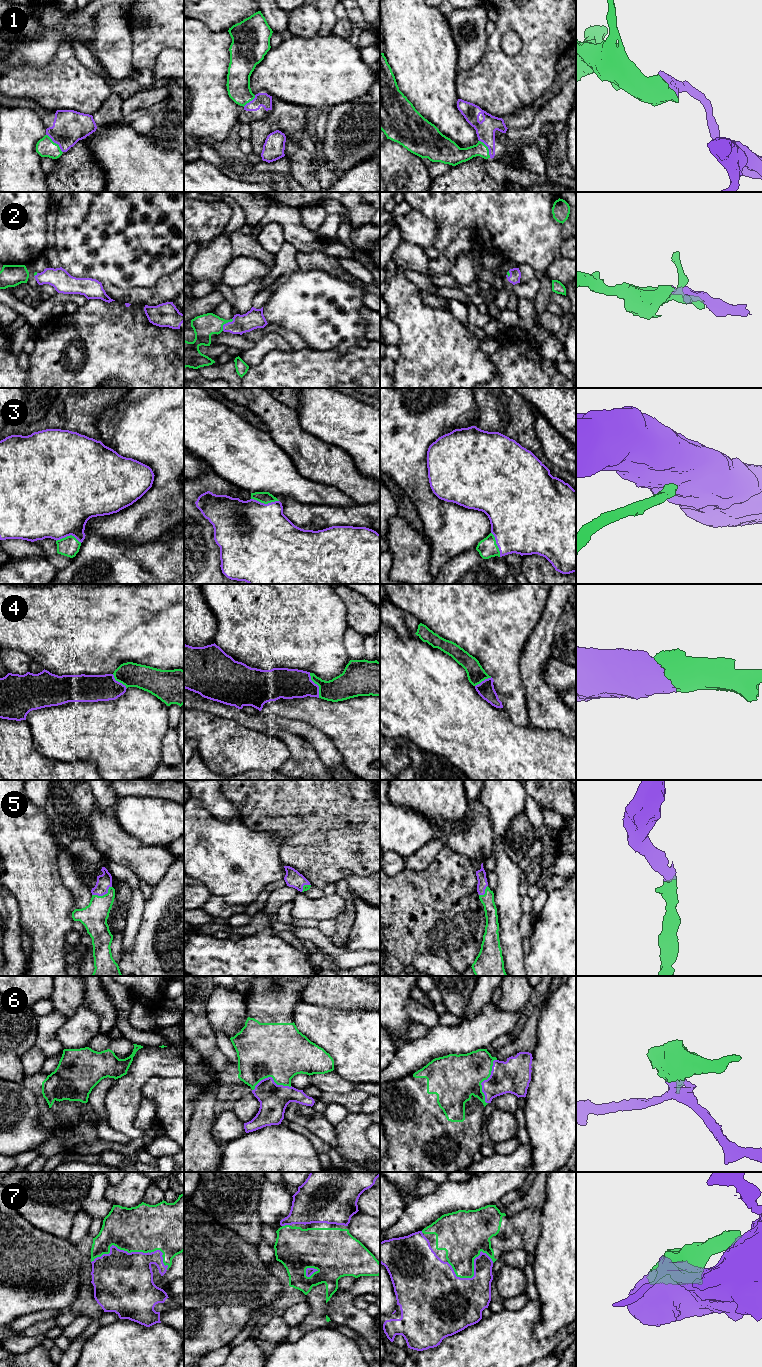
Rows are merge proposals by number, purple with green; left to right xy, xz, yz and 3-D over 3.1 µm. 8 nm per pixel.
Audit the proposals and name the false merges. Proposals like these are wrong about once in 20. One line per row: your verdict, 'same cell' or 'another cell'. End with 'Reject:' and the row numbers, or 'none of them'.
1: same cell
2: same cell
3: same cell
4: same cell
5: same cell
6: same cell
7: same cell
Reject: none of them

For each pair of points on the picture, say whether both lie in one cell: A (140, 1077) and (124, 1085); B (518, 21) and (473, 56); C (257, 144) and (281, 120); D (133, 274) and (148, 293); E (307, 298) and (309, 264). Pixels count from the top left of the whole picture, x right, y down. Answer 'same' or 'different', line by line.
A: same
B: different
C: same
D: different
E: different

